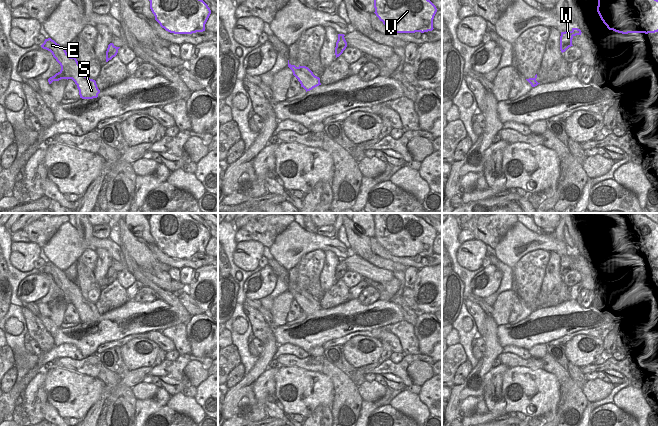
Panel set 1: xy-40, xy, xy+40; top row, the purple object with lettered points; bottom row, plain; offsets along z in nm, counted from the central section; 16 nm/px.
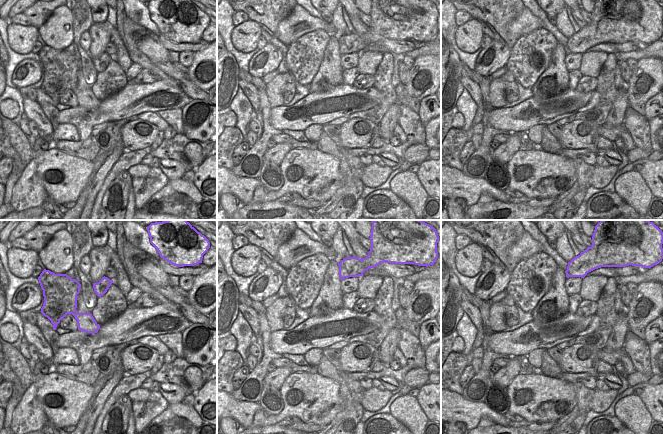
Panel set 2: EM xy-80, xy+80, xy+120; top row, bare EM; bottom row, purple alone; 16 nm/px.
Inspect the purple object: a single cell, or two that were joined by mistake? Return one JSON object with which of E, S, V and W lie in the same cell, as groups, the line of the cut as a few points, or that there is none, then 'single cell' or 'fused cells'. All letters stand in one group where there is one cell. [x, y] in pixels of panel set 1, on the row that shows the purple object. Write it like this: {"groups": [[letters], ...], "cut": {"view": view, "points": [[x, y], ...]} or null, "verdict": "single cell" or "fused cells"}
{"groups": [["E", "V", "W"], ["S"]], "cut": {"view": "xy-40", "points": [[80, 67], [77, 70], [68, 72], [71, 78]]}, "verdict": "fused cells"}

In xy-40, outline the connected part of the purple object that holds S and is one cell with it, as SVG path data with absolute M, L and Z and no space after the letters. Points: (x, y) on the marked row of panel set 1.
M81 68L78 71L68 71L68 73L77 85L80 98L93 99L98 97L100 90L97 87L96 81L85 76Z

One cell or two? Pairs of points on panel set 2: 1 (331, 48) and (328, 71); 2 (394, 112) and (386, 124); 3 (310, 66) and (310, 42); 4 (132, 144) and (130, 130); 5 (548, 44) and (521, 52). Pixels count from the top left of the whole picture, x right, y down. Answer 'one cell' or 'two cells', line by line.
1: one cell
2: one cell
3: one cell
4: one cell
5: one cell

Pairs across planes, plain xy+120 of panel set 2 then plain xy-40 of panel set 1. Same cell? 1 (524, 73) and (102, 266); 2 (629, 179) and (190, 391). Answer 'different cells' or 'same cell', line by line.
1: different cells
2: different cells

